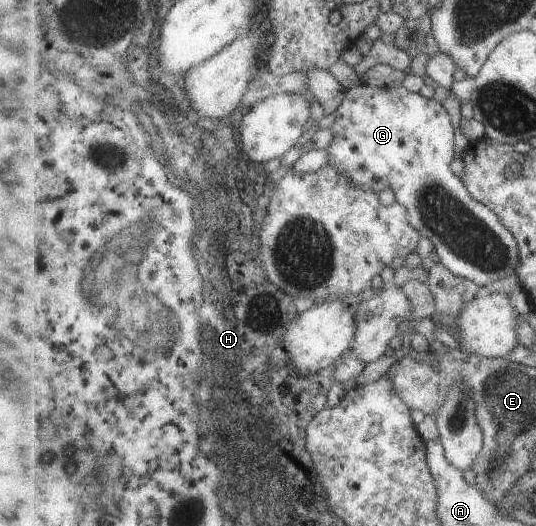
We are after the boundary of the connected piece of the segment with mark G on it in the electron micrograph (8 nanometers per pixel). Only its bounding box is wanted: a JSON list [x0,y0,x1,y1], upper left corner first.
[326,84,520,286]

